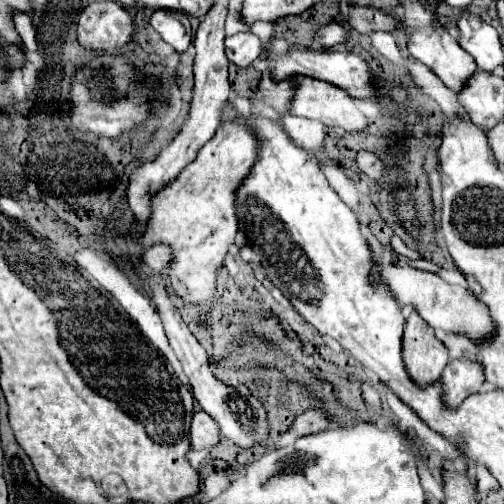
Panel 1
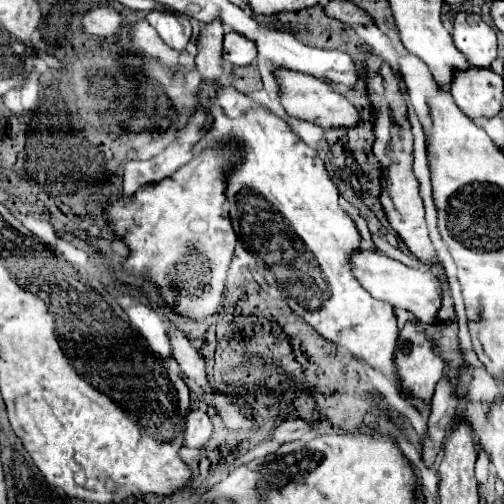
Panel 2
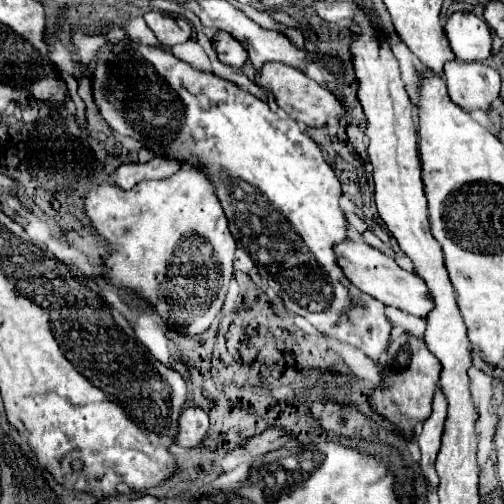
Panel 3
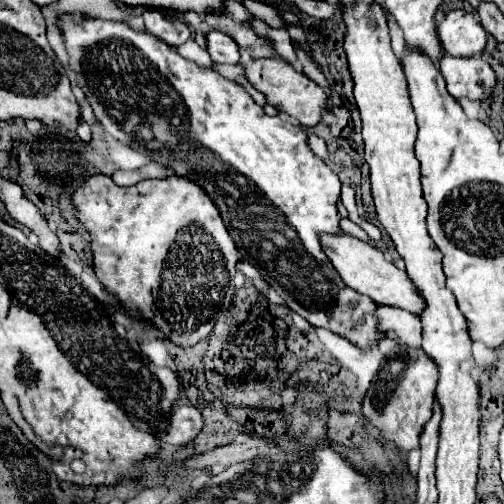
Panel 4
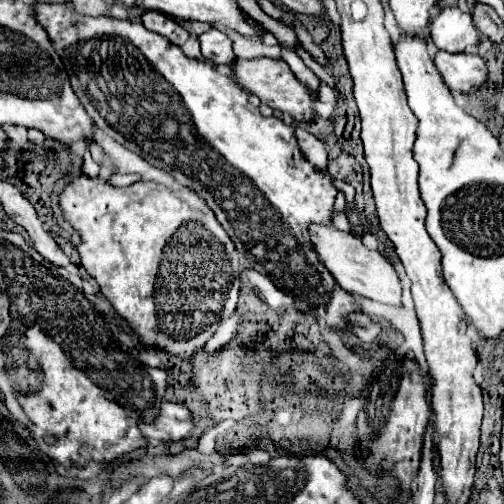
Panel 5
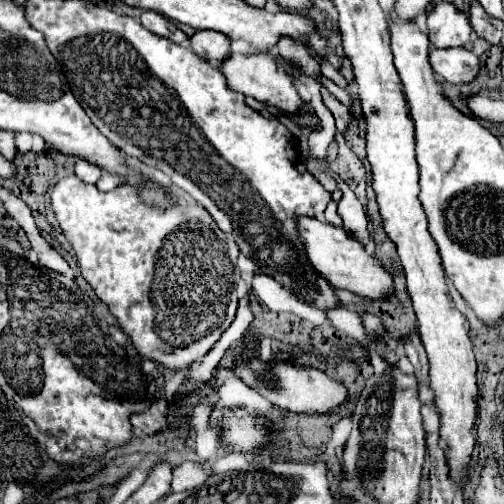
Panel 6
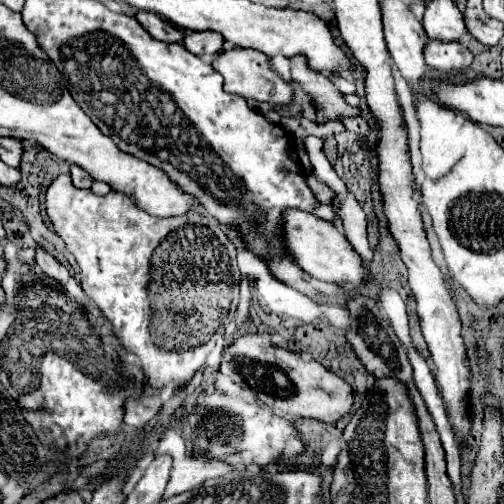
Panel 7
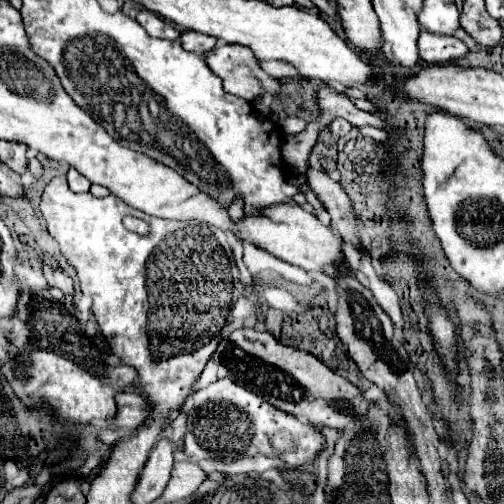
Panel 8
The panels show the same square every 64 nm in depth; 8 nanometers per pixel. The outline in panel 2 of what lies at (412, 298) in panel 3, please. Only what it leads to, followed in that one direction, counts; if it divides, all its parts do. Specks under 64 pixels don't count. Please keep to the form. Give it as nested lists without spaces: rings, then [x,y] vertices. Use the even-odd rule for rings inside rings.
[[[376,250],[352,252],[350,268],[352,268],[354,278],[374,298],[390,302],[394,308],[404,308],[410,314],[414,314],[414,318],[418,318],[426,324],[436,324],[436,312],[440,308],[442,284],[428,270],[412,270],[412,268],[404,266],[402,262],[392,260],[392,258],[384,256],[382,252],[376,252]]]

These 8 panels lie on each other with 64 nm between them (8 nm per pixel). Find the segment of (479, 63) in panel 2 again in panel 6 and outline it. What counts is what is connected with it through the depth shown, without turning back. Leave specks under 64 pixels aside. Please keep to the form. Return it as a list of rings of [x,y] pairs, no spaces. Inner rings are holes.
[[[438,2],[428,12],[428,38],[436,48],[464,46],[470,42],[472,28],[468,16],[452,2]]]

